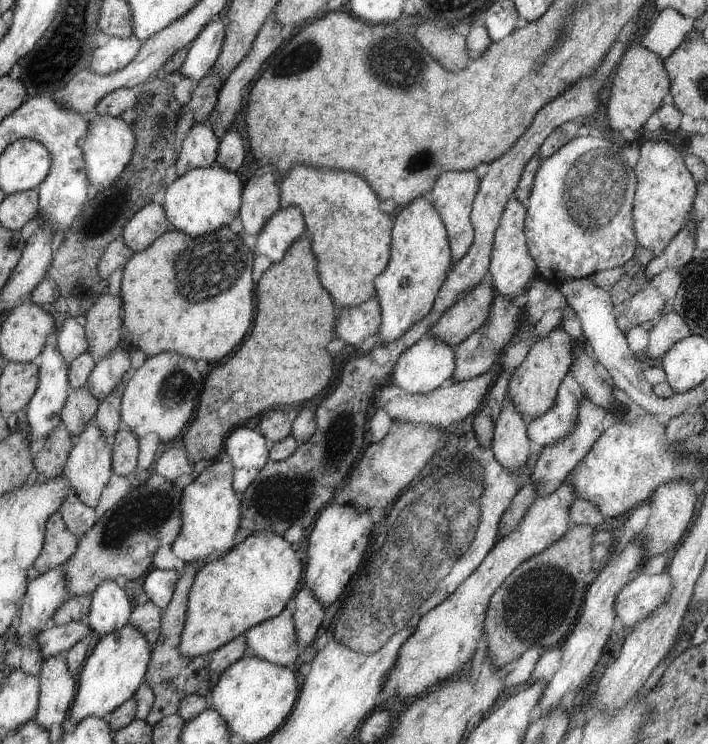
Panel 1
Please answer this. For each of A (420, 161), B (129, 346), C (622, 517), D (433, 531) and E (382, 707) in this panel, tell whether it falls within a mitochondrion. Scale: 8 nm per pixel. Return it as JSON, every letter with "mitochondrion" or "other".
{"A":"mitochondrion","B":"other","C":"other","D":"mitochondrion","E":"other"}

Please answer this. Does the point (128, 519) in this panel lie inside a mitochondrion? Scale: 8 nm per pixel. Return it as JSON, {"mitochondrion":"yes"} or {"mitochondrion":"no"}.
{"mitochondrion":"yes"}

